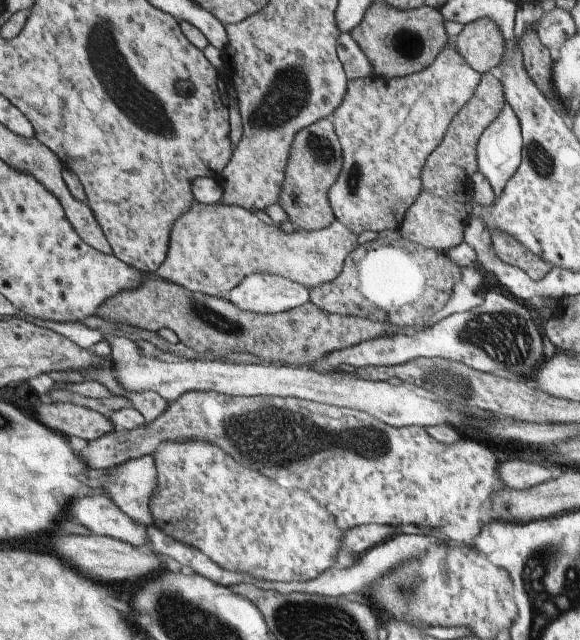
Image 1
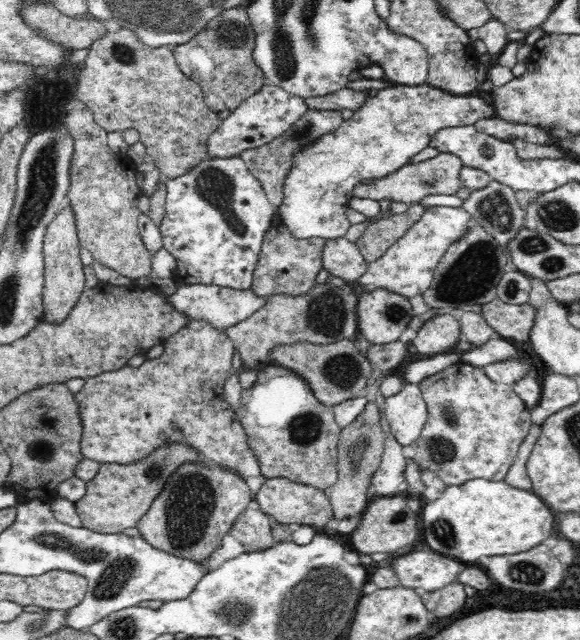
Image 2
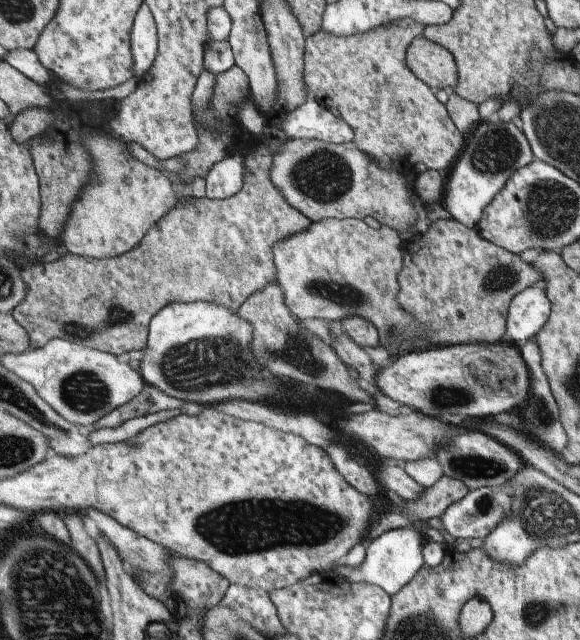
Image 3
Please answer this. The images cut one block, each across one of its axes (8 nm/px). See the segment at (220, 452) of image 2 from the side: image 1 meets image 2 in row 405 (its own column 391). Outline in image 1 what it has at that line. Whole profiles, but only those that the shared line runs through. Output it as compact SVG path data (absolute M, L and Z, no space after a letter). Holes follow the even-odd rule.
M450 39L427 68L413 74L388 79L371 74L346 80L345 94L329 116L340 144L342 165L335 182L327 190L327 198L335 219L344 224L351 234L371 232L381 236L383 230L398 230L405 211L421 190L419 174L425 158L441 142L455 112L473 96L479 78L480 74L457 54Z

